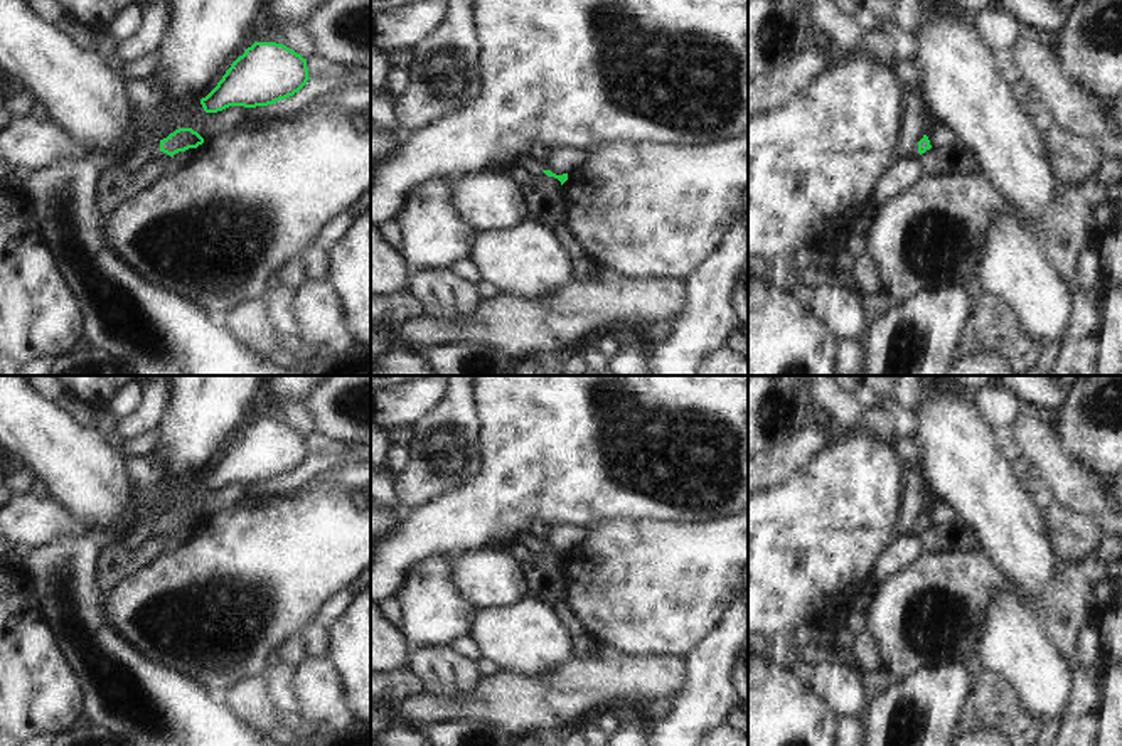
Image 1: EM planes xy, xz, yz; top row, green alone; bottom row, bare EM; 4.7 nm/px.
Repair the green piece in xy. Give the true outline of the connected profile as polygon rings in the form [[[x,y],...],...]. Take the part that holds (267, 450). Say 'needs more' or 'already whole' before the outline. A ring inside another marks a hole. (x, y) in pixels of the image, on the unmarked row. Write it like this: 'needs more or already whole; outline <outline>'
already whole; outline [[[254,419],[200,477],[206,490],[229,483],[268,483],[298,470],[308,458],[307,436],[276,419]]]

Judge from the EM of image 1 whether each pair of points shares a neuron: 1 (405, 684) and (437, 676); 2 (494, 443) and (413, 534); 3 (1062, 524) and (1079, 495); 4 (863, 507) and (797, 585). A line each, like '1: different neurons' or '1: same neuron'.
1: different neurons
2: same neuron
3: different neurons
4: same neuron

